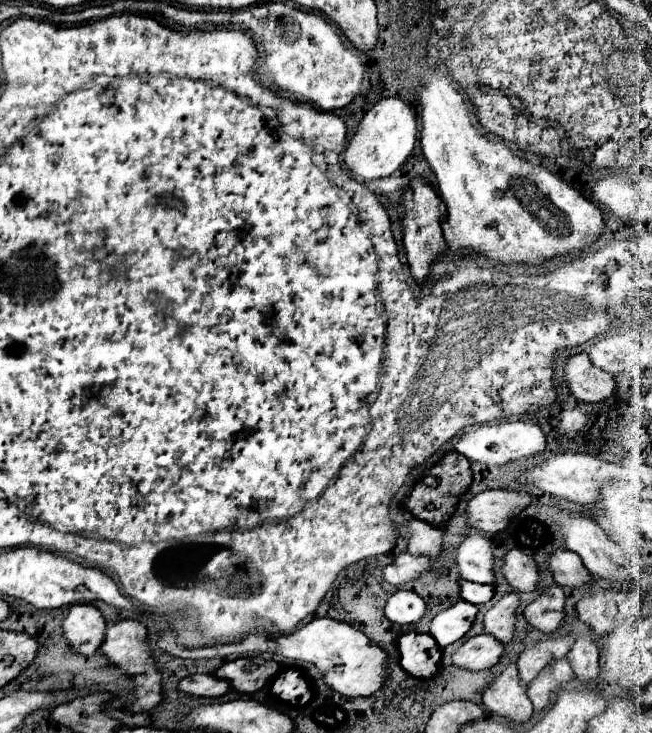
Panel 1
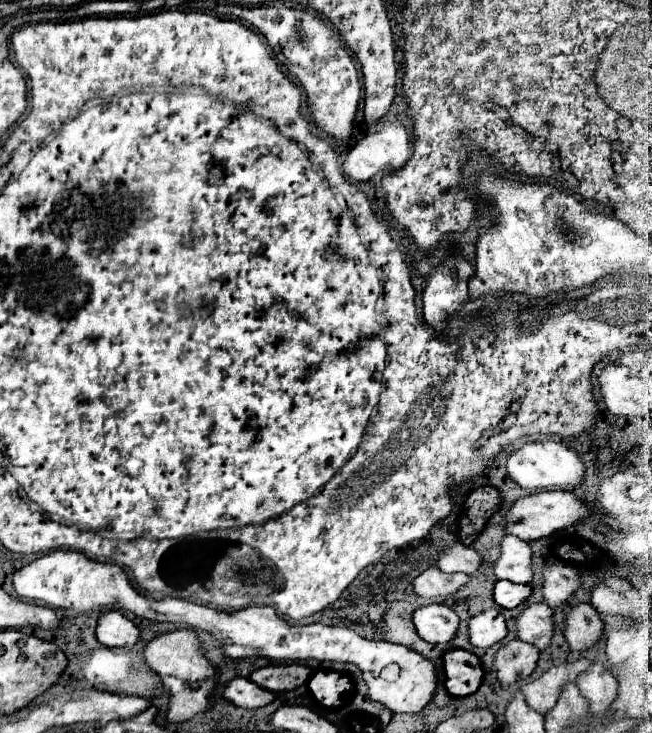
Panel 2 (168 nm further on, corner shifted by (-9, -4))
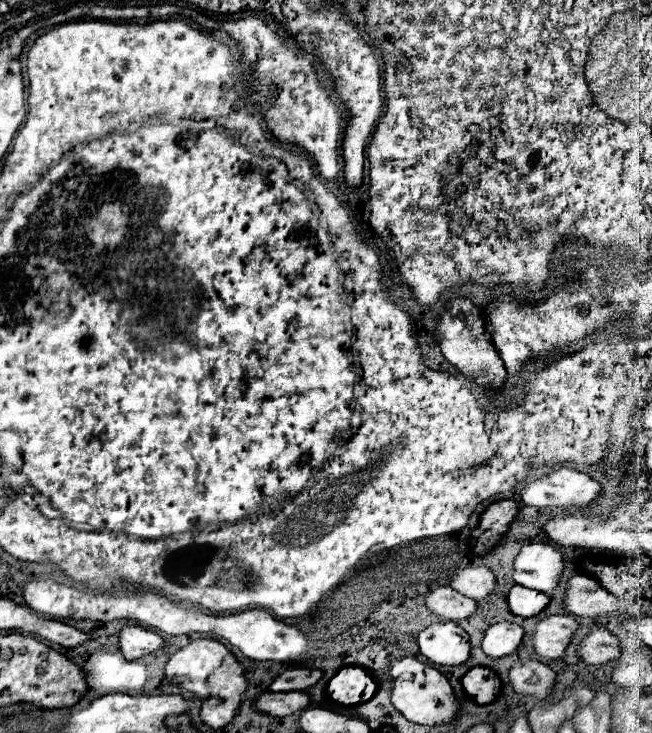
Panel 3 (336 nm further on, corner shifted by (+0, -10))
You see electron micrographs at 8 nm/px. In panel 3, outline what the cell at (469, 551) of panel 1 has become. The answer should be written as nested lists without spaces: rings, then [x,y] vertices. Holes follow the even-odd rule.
[[[550,543],[522,545],[514,559],[512,579],[528,589],[548,593],[556,587],[562,573],[562,553]]]

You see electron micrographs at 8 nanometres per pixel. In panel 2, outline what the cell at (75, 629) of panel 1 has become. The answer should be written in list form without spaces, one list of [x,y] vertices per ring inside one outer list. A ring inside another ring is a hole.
[[[109,611],[99,617],[97,639],[105,647],[127,647],[131,649],[141,637],[141,629],[119,611]]]

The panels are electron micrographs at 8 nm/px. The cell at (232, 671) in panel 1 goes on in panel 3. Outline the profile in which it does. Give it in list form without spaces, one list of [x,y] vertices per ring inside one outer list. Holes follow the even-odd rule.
[[[286,669],[284,673],[280,673],[268,687],[268,691],[304,691],[308,687],[312,687],[318,679],[322,677],[322,673],[318,669]]]

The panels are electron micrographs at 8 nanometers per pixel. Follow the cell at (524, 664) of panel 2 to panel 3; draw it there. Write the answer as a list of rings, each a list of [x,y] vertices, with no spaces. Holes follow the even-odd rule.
[[[528,659],[514,663],[510,673],[510,685],[520,695],[534,695],[538,699],[548,697],[554,685],[554,671],[538,659]]]

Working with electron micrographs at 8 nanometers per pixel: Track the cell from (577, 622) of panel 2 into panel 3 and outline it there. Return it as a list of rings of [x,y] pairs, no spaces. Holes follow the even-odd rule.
[[[596,627],[592,629],[578,645],[578,655],[591,665],[606,664],[615,660],[621,654],[618,640],[608,629]]]

